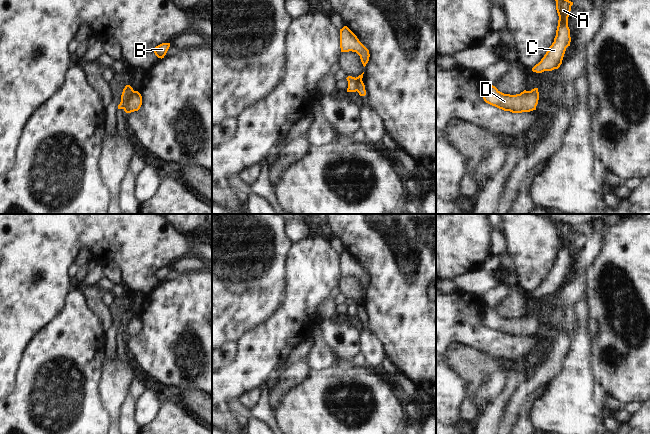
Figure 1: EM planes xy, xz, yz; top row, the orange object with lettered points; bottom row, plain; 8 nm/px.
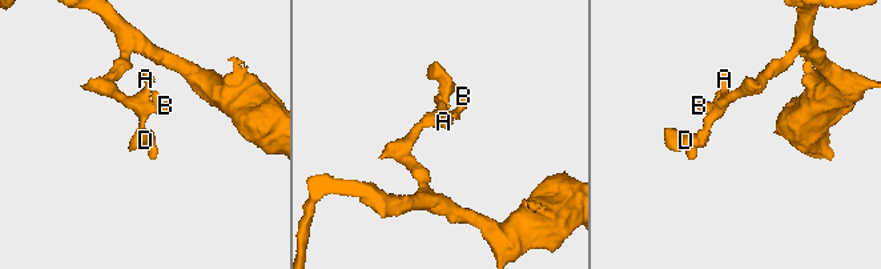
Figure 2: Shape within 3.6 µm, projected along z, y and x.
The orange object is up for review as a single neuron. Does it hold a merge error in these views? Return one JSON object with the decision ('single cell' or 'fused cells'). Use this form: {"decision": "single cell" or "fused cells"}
{"decision": "fused cells"}

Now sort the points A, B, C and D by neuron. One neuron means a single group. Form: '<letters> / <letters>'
A B C / D

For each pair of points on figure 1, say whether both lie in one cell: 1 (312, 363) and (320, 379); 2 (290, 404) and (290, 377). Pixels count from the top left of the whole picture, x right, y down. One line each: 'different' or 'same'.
1: different
2: different

